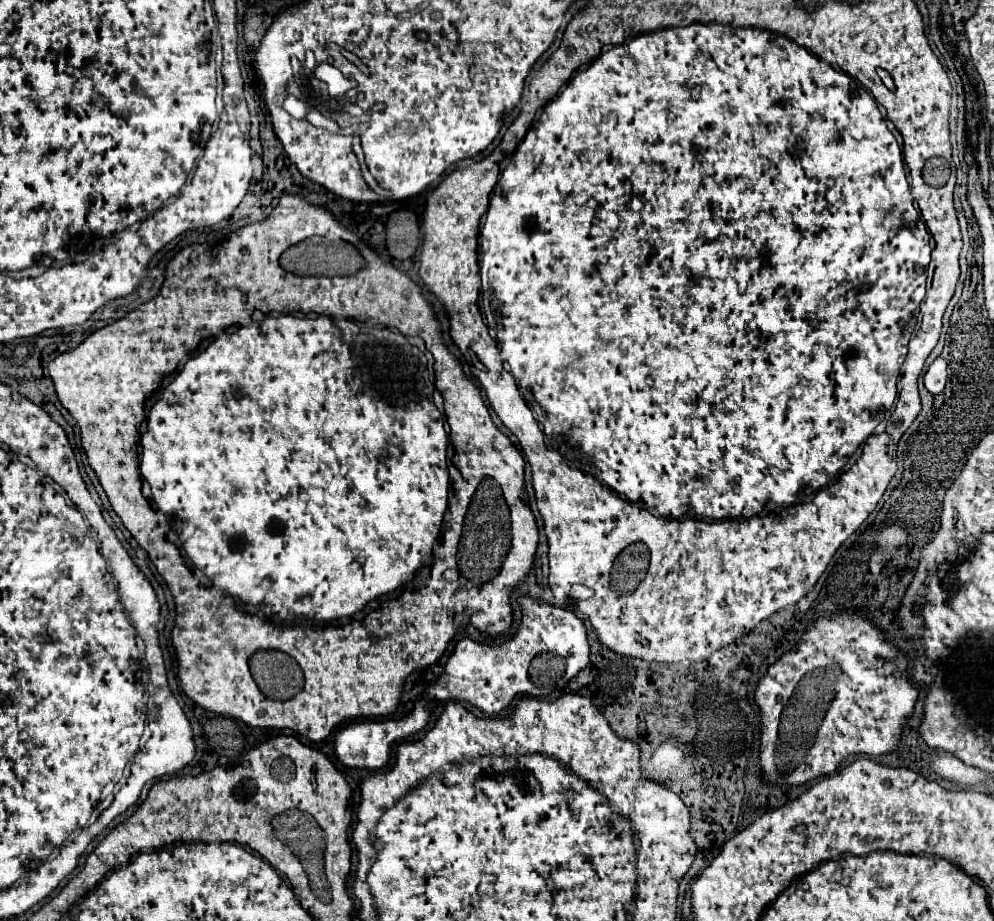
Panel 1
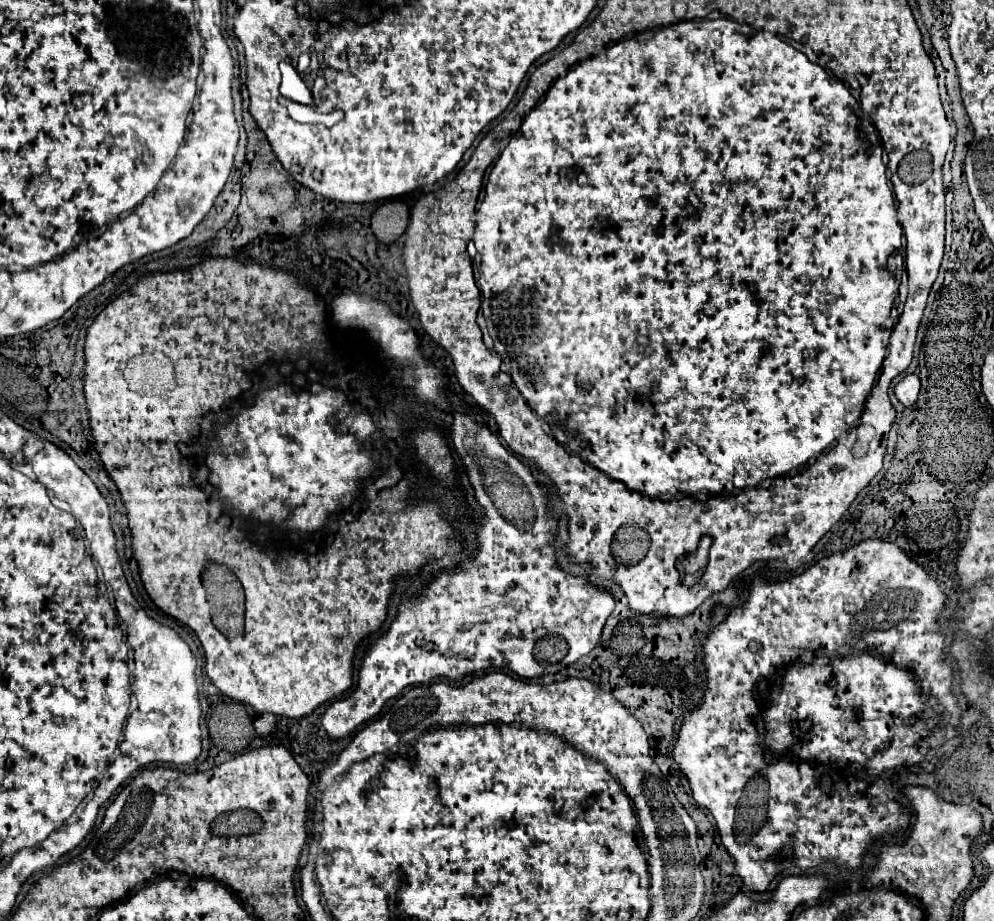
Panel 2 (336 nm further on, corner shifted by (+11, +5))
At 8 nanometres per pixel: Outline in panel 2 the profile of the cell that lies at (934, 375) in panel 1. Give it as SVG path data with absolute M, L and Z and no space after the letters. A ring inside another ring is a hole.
M907 374L903 380L899 380L899 384L895 386L895 396L899 398L899 402L909 408L915 404L917 396L919 396L919 388L921 388L921 380L919 374Z

